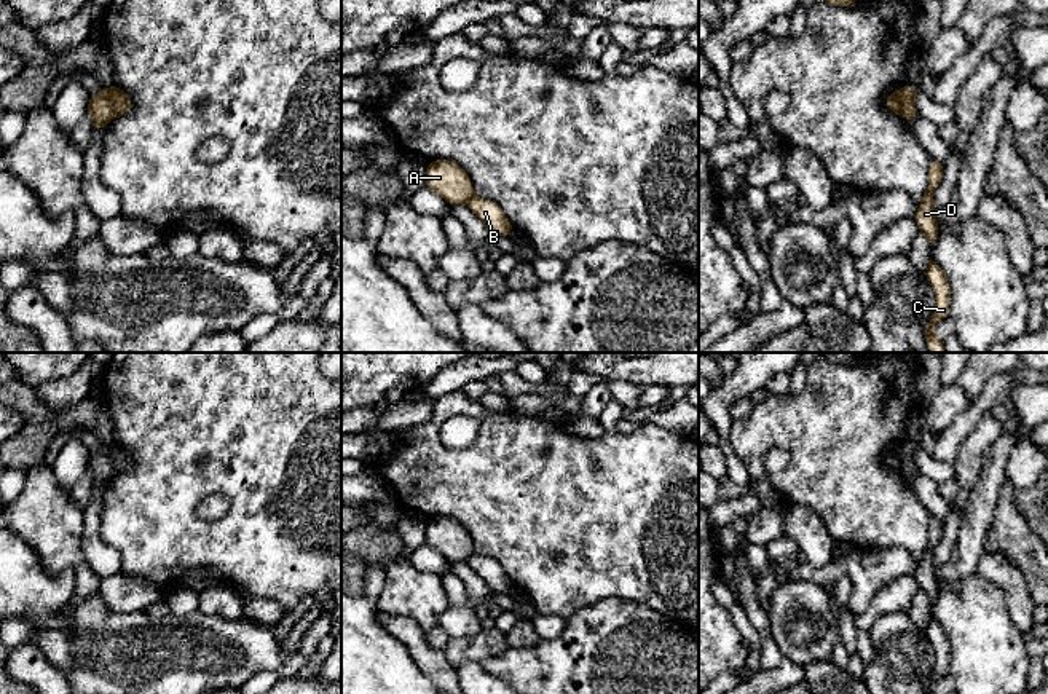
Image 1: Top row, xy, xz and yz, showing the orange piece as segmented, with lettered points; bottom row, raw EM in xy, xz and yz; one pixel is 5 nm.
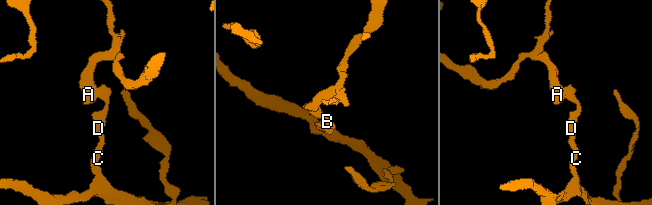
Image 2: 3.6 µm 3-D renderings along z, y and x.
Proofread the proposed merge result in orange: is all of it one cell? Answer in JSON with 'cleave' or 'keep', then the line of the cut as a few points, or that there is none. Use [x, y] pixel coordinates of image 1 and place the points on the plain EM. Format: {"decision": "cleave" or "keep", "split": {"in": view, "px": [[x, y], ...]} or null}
{"decision": "cleave", "split": {"in": "xy", "px": [[109, 445], [114, 474]]}}

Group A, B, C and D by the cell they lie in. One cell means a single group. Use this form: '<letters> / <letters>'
A / B C D

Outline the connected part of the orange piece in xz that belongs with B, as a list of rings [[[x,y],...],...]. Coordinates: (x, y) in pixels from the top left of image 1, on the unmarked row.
[[[474,554],[467,560],[467,565],[487,582],[491,593],[510,593],[514,589],[514,584],[507,578],[504,568],[494,558]]]

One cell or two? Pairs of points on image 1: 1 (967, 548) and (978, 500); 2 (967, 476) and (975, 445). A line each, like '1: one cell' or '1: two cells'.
1: one cell
2: one cell

